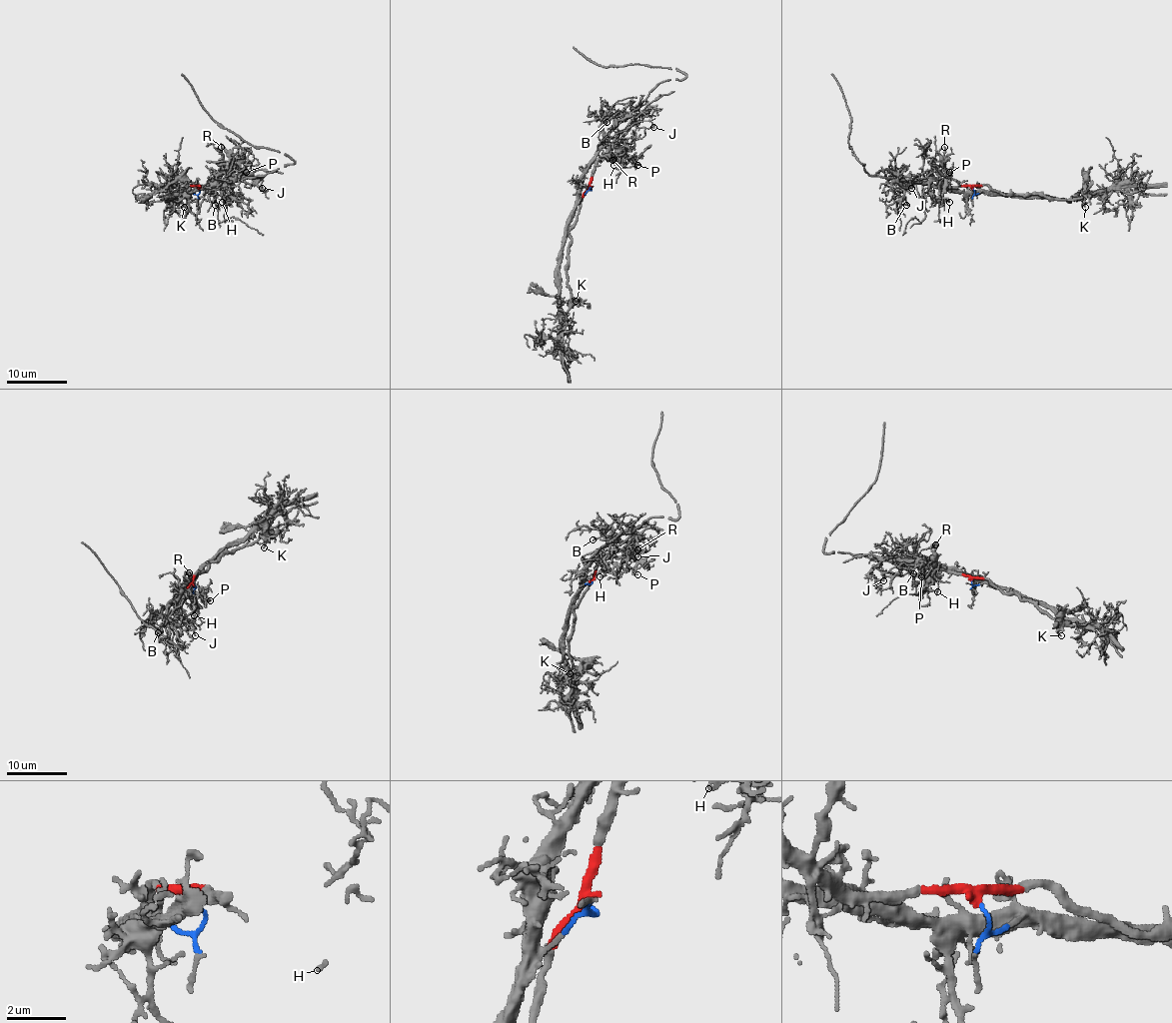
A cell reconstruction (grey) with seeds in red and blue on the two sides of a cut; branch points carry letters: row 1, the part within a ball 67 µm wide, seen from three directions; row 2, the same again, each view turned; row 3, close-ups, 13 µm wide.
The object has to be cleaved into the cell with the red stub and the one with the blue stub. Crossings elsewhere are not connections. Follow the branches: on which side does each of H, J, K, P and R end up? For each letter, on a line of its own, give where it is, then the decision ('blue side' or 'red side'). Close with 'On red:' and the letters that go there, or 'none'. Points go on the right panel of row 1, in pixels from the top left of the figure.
H: at (949, 202); red side
J: at (911, 188); red side
K: at (1085, 207); red side
P: at (949, 172); red side
R: at (944, 147); red side
On red: H, J, K, P, R

